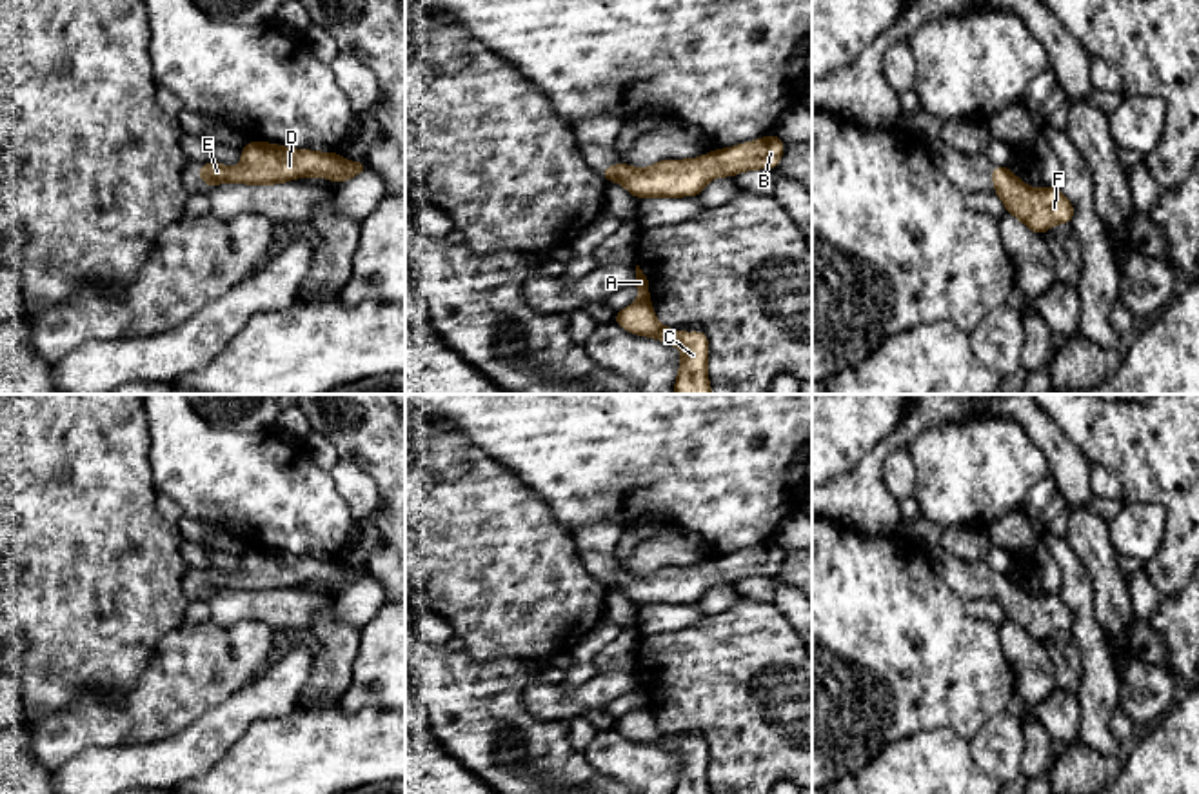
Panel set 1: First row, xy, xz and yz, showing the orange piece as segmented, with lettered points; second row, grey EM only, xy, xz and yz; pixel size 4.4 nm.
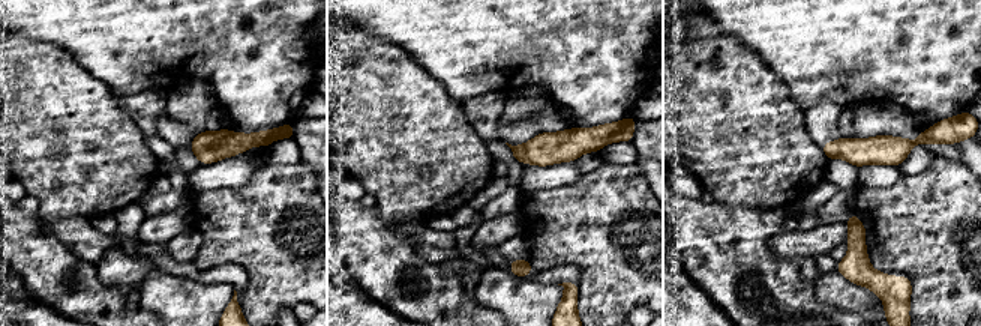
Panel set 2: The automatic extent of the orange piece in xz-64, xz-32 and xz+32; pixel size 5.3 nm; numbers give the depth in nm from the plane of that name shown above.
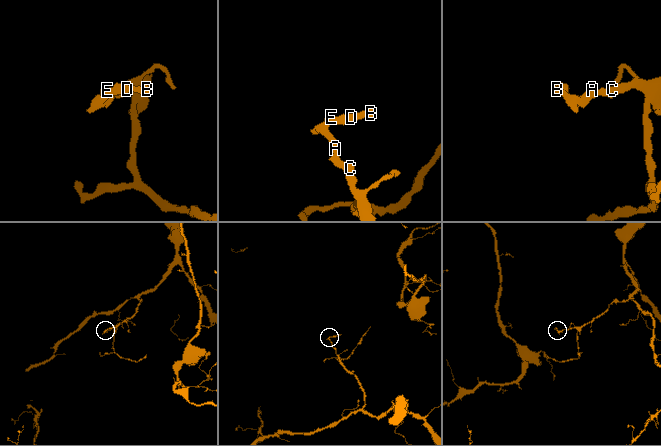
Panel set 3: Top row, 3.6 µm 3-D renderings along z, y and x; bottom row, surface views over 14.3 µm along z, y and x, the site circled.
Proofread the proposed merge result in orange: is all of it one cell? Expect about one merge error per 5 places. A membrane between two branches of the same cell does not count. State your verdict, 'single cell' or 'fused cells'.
single cell

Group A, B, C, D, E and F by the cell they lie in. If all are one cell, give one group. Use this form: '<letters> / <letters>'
A B C D E F

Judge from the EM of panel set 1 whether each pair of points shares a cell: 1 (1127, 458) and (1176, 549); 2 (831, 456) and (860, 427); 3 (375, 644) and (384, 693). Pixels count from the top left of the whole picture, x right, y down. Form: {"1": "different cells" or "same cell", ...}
{"1": "same cell", "2": "same cell", "3": "same cell"}

